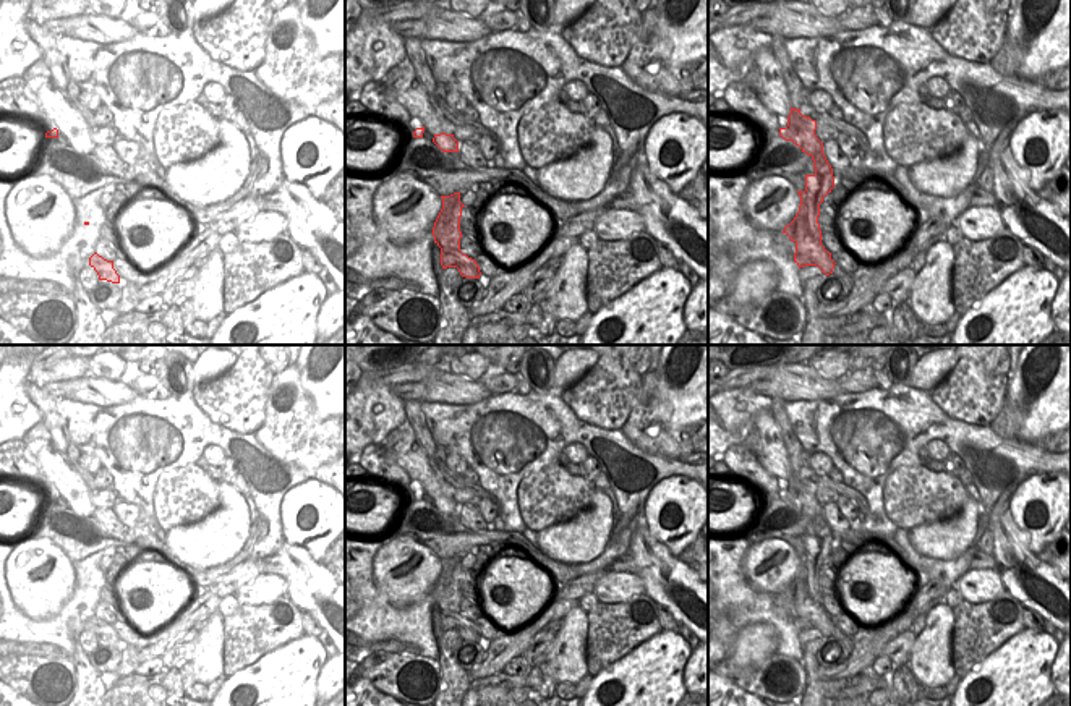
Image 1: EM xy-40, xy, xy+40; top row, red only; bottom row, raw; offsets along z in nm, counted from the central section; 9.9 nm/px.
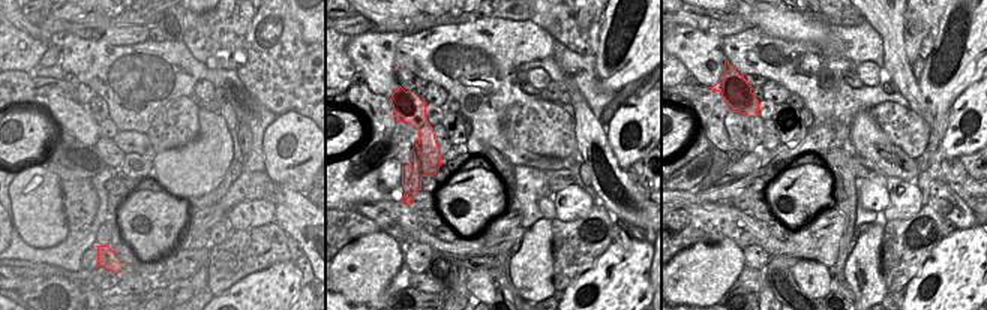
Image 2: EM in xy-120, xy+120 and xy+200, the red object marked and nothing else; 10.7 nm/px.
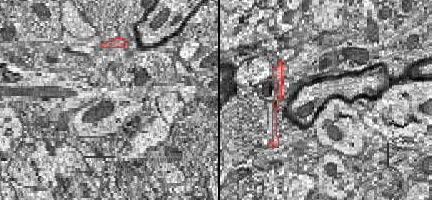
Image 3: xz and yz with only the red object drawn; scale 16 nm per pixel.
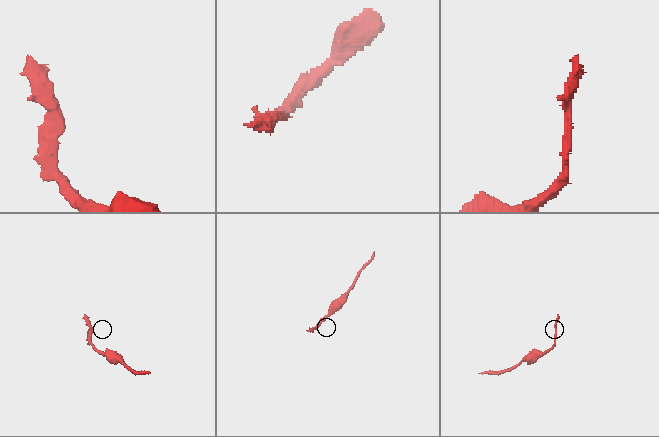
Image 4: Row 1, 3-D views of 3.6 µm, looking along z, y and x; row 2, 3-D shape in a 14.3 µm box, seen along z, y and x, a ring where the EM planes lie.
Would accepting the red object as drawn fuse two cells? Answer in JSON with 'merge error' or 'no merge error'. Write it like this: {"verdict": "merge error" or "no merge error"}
{"verdict": "merge error"}

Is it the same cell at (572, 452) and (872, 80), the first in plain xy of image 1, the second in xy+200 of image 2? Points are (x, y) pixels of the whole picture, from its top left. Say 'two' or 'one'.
one

